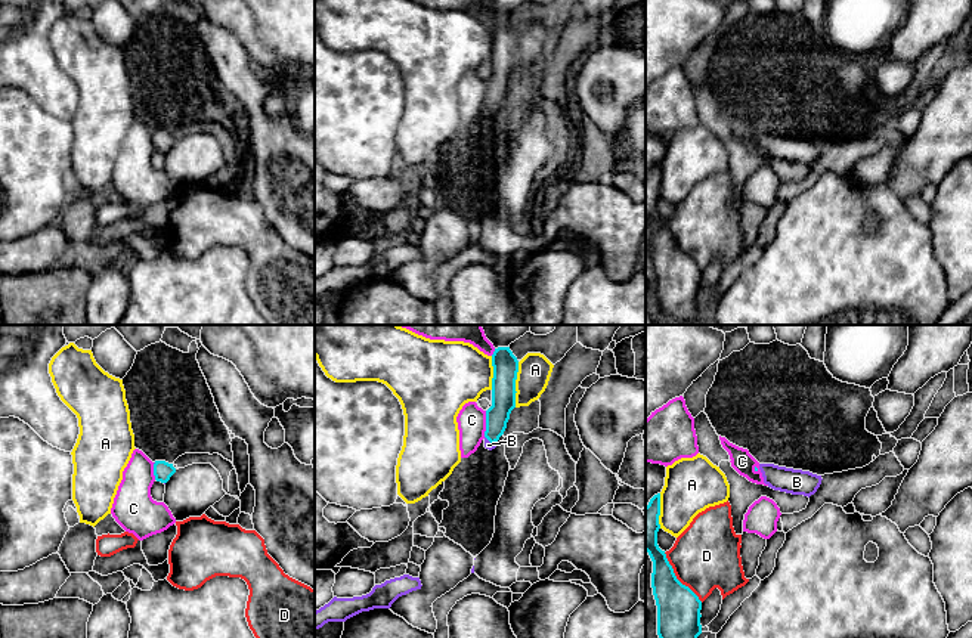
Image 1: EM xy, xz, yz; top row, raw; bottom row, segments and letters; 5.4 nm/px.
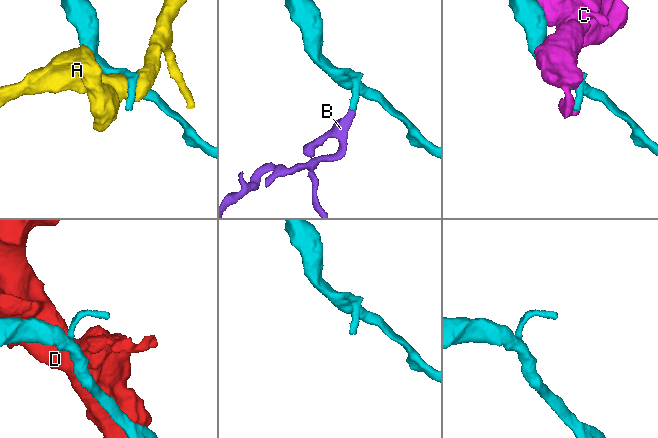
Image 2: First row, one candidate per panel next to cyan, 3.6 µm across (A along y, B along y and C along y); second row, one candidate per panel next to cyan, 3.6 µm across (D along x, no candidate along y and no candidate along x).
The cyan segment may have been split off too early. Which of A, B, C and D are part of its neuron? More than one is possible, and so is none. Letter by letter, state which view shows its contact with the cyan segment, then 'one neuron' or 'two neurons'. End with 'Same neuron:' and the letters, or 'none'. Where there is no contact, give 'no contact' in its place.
A: contact in xz; two neurons
B: contact in xz; one neuron
C: contact in xz; two neurons
D: contact in yz; two neurons
Same neuron: B

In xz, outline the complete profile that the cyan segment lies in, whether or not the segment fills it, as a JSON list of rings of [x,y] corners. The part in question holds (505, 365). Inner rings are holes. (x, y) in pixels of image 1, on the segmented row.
[[[498,347],[492,354],[492,406],[486,411],[485,447],[492,450],[504,434],[516,408],[518,360],[510,347]]]

